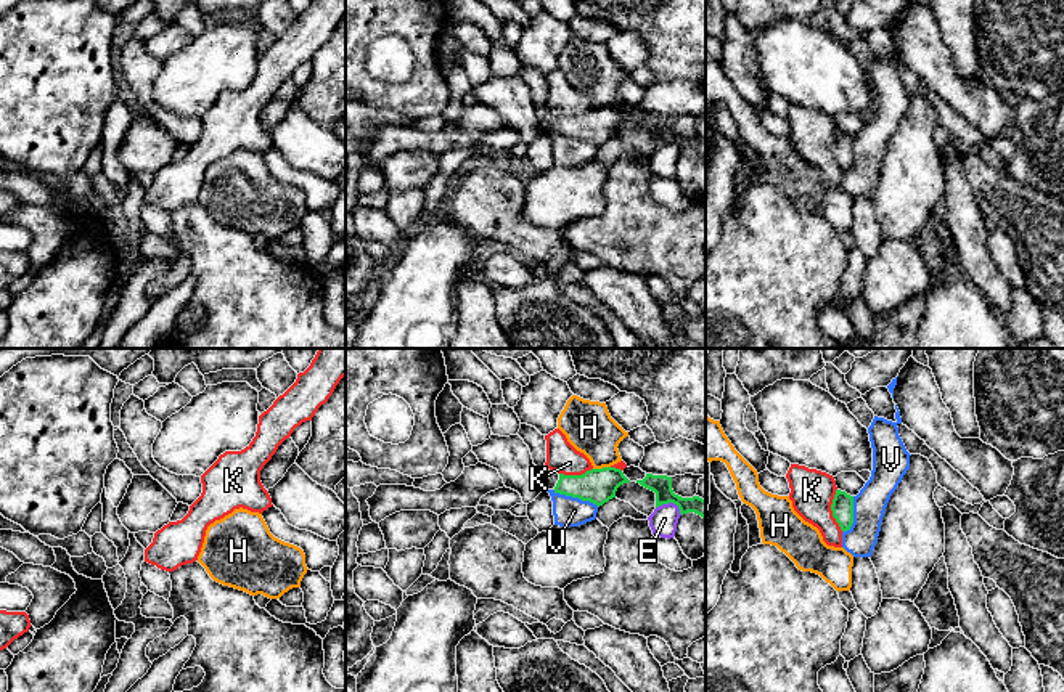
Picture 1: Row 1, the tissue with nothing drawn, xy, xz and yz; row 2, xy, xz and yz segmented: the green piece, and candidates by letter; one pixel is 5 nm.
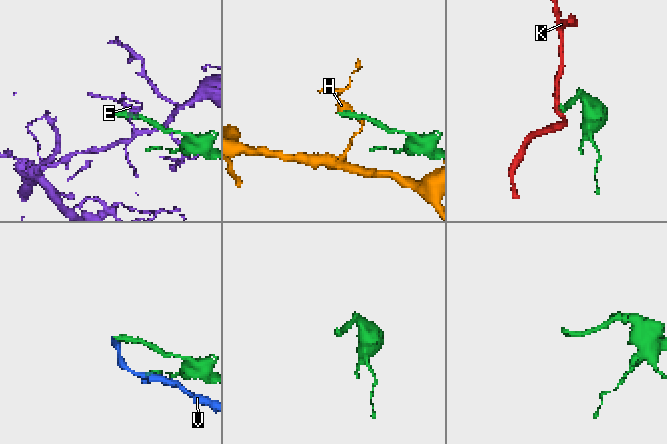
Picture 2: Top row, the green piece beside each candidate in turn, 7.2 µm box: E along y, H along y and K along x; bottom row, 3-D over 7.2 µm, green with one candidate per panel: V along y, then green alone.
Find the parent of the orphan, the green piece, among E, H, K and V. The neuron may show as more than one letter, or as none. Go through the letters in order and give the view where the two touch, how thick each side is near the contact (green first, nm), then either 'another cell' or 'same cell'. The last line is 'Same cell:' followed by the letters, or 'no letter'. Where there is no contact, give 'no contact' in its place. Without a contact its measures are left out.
E: meets green in xz; 100 nm thick on the green side, 140 nm on the other; another cell
H: meets green in xz; 180 nm thick on the green side, 240 nm on the other; another cell
K: meets green in yz; 110 nm thick on the green side, 220 nm on the other; another cell
V: meets green in xz; 180 nm thick on the green side, 150 nm on the other; another cell
Same cell: no letter

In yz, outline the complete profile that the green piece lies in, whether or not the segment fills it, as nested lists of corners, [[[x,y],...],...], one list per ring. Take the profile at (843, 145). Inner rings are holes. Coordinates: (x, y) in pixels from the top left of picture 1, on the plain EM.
[[[836,130],[831,151],[841,170],[850,170],[853,164],[853,136],[847,135],[845,132]]]

